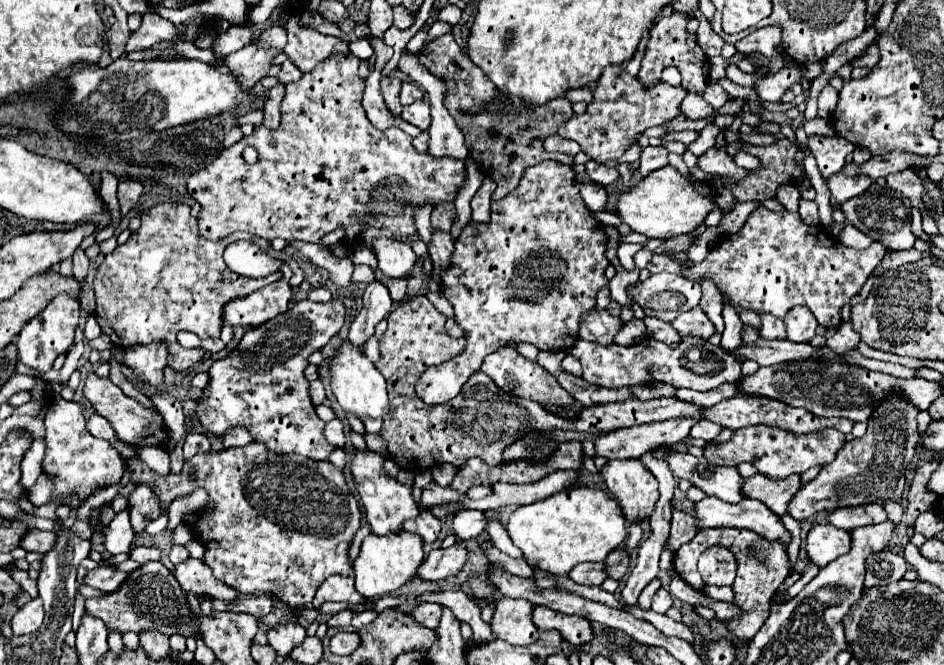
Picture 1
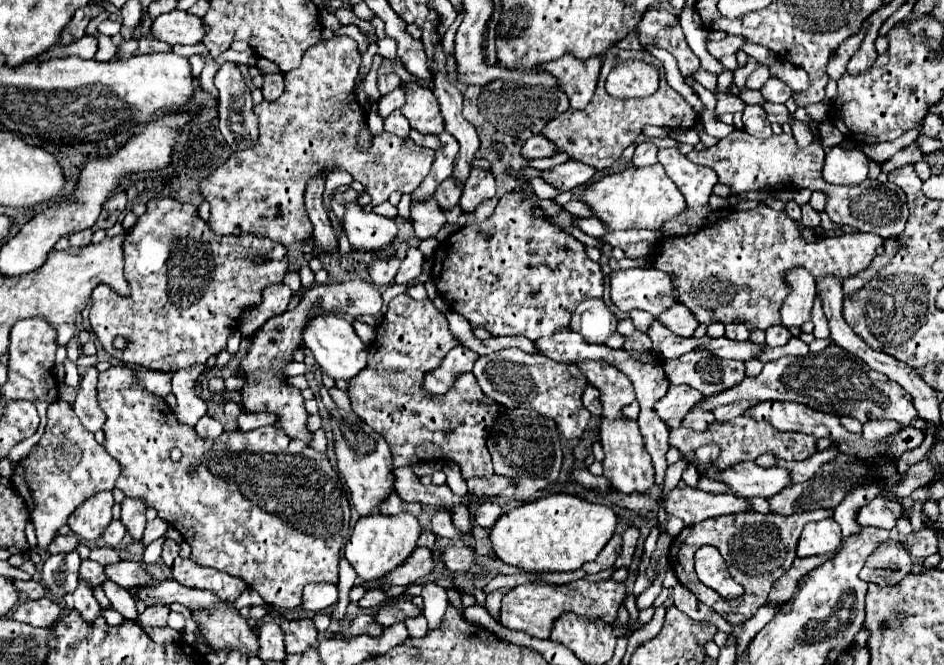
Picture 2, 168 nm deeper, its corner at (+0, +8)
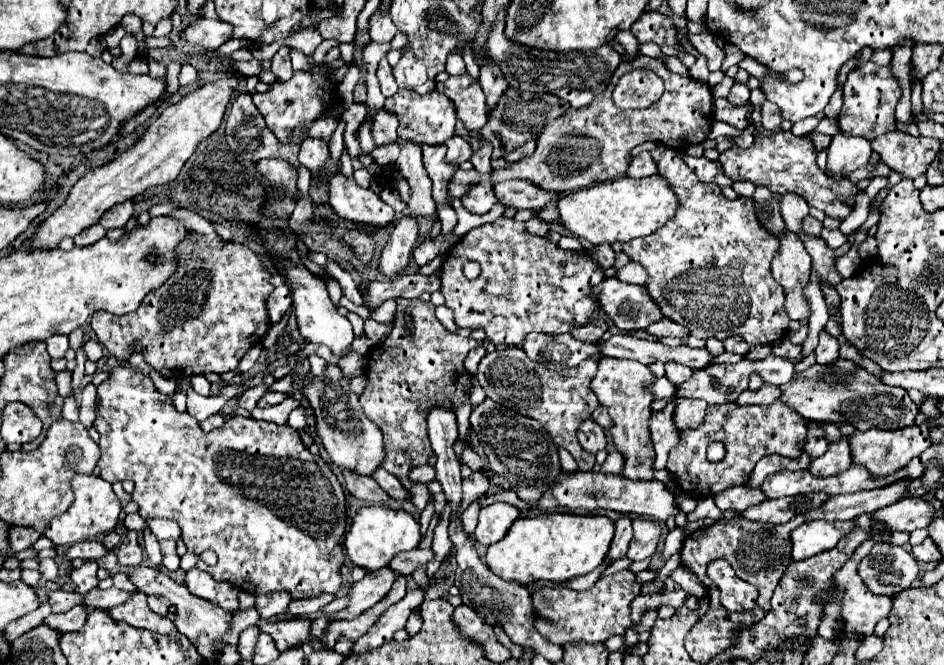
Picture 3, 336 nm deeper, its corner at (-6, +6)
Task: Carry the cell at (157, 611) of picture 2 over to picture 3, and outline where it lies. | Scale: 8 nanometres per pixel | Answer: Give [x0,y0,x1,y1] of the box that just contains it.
[147,597,171,617]

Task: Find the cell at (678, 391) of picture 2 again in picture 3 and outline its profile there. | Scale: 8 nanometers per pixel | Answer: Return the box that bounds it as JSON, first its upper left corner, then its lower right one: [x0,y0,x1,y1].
[649,399,679,469]

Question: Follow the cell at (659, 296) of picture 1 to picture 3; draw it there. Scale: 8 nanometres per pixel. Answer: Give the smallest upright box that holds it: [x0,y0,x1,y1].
[595,277,663,331]

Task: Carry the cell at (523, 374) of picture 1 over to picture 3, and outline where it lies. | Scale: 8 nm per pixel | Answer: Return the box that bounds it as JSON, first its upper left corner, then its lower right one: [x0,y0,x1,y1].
[477,347,599,471]

